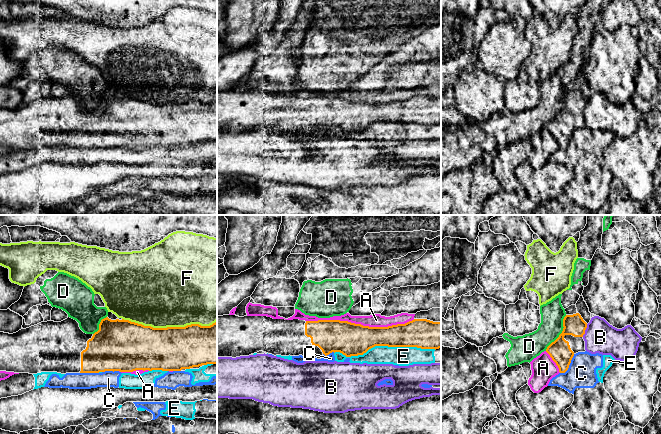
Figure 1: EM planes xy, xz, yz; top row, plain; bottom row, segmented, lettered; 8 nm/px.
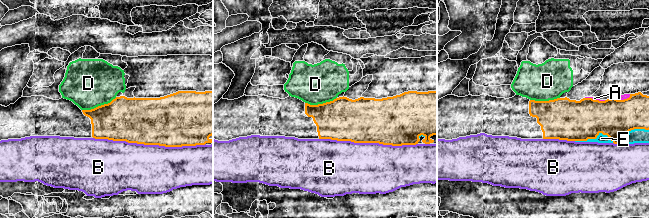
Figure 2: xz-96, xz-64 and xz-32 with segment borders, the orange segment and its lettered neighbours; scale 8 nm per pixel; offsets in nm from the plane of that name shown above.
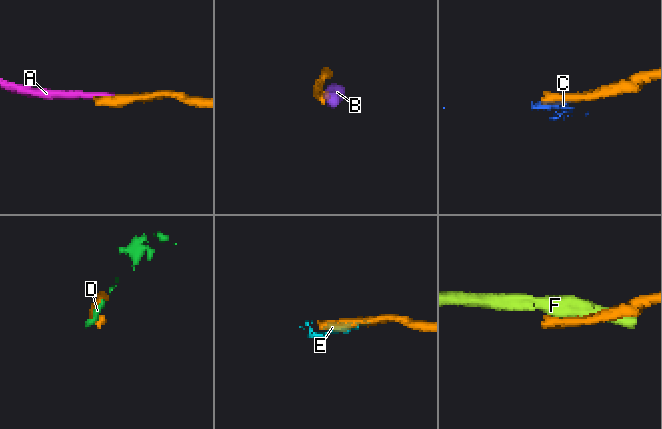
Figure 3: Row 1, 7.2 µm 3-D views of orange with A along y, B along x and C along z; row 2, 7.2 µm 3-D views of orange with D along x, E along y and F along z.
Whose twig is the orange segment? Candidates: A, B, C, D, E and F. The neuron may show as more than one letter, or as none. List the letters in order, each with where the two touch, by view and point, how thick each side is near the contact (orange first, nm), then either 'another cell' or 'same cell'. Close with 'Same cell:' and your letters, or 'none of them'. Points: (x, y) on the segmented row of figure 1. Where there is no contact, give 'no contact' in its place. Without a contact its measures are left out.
A: contact xz (360, 324); calibres 260 and 110 nm; another cell
B: contact yz (584, 330); calibres 170 and 260 nm; another cell
C: contact yz (569, 364); calibres 170 and 220 nm; another cell
D: contact yz (561, 333); calibres 170 and 190 nm; another cell
E: contact xz (384, 345); calibres 260 and 160 nm; another cell
F: contact xy (169, 327); calibres 360 and 500 nm; another cell
Same cell: none of them

